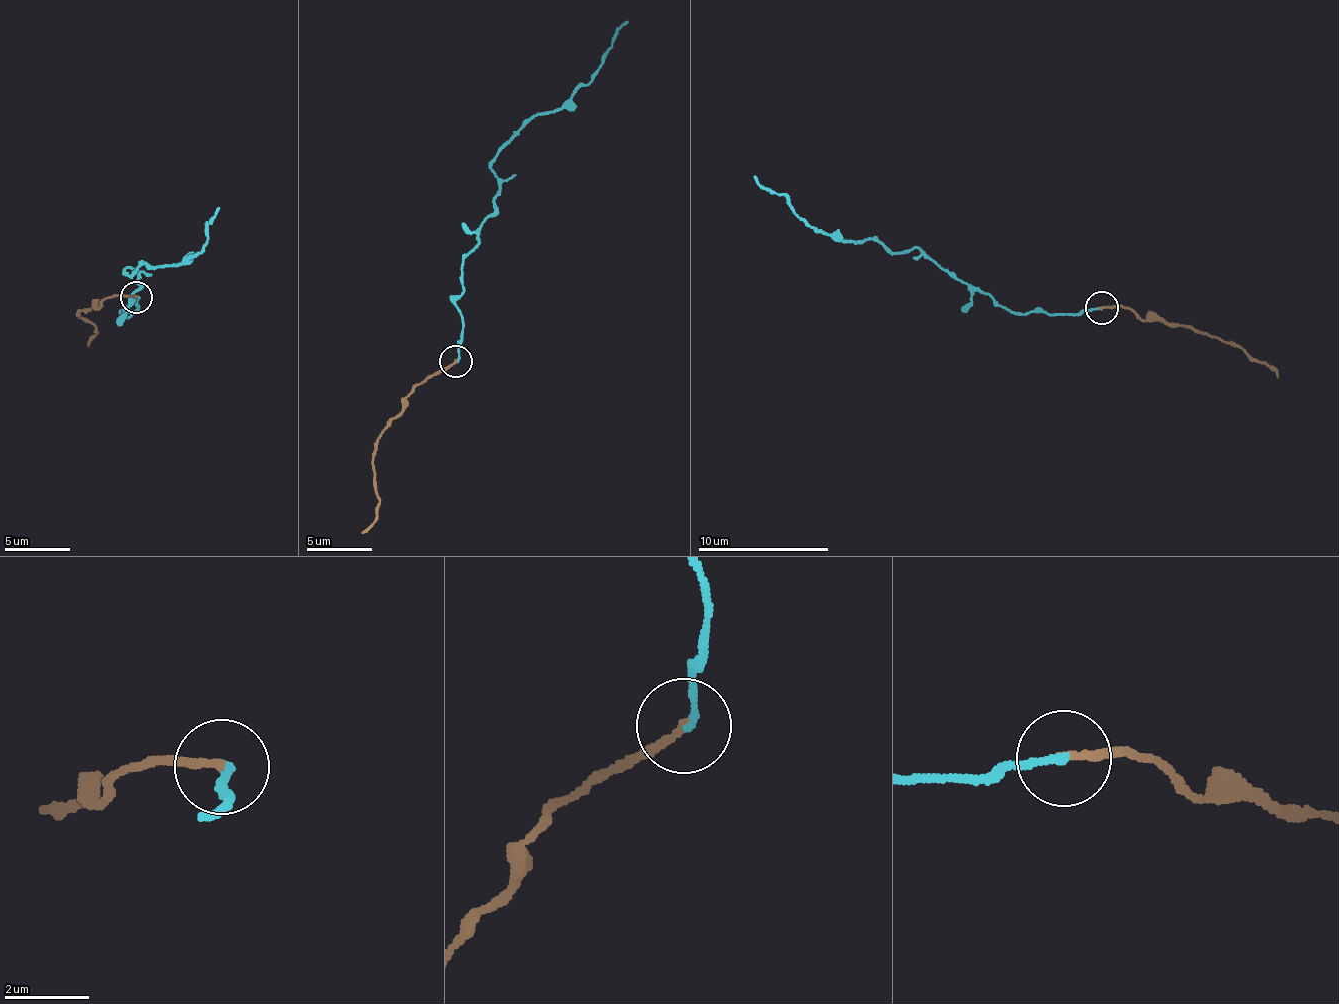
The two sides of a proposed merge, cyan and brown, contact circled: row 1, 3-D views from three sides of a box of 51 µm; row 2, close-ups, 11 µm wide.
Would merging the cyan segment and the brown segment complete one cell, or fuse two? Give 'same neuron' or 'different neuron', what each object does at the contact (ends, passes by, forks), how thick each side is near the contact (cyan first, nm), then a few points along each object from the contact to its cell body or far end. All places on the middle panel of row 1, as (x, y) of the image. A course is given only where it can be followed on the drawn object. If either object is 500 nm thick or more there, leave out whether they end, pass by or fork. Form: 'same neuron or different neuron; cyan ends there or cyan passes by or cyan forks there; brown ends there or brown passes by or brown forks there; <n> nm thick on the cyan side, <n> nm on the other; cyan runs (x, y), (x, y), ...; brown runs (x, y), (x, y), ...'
same neuron; cyan ends there; brown ends there; 180 nm thick on the cyan side, 180 nm on the other; cyan runs (456, 360), (464, 256), (495, 210), (499, 181), (490, 161), (518, 131), (586, 84), (629, 21); brown runs (456, 360), (424, 379), (408, 394), (402, 410), (376, 440), (372, 471), (379, 502), (377, 516), (361, 532)

